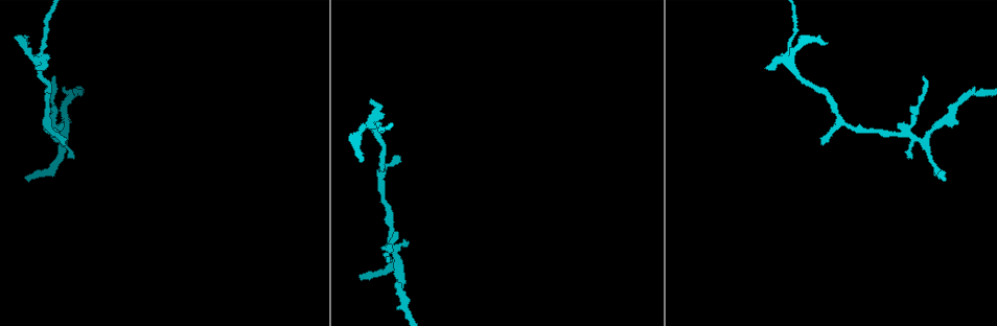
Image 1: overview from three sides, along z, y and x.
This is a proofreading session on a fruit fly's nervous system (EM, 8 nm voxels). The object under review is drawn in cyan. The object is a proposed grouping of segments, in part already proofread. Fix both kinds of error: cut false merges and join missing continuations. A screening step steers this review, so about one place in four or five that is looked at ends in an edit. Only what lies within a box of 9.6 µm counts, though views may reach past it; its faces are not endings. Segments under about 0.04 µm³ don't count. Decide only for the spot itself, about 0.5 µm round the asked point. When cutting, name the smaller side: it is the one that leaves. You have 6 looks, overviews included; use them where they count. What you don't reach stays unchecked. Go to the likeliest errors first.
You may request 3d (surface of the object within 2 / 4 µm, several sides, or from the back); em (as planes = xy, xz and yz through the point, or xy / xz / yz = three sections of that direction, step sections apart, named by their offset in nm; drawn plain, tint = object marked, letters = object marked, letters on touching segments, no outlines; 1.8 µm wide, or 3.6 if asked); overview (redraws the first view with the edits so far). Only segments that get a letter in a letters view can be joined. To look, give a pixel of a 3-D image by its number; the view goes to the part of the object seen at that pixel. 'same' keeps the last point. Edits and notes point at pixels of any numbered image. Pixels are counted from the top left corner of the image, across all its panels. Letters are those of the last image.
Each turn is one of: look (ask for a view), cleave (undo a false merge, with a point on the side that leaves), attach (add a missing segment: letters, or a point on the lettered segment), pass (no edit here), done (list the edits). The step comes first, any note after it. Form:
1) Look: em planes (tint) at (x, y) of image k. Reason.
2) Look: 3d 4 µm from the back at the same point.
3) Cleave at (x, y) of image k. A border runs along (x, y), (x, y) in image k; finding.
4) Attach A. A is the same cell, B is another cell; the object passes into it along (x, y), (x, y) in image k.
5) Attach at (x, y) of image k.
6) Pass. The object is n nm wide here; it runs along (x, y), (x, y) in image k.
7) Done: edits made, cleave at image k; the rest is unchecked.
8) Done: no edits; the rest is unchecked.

Look: em 3.6 µm planes (letters) at (371, 102) of image 1. Free end.

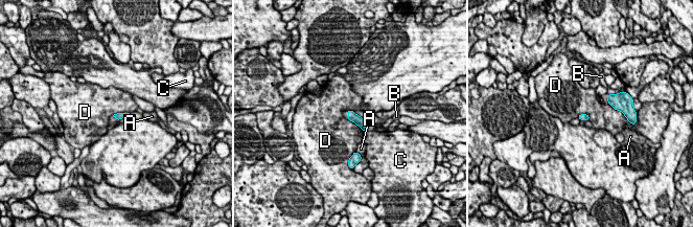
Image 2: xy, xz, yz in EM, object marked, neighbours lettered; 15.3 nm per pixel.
Pass. The object is 100 nm wide here; A, B, C and D are other cells; a border runs along (129, 112), (117, 112), (113, 115) in image 2; none of them fits.

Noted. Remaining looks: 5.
Look: em xz step 4 (tint) at (398, 155) of image 1. Tapers out.

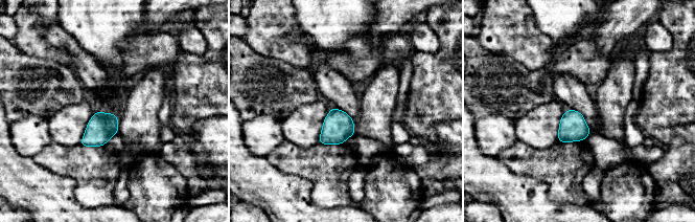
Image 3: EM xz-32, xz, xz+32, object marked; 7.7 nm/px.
Look: em planes (letters) at the same point. Another direction.

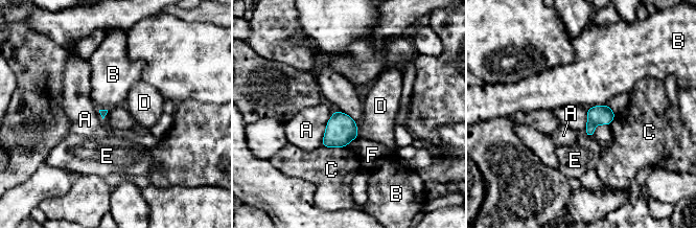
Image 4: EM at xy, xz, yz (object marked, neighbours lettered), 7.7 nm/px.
Pass. A, B, C, D, E and F are other cells; no lettered segment goes on from it.

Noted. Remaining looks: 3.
Look: em planes (letters) at (826, 43) of image 1. Branch stops here.

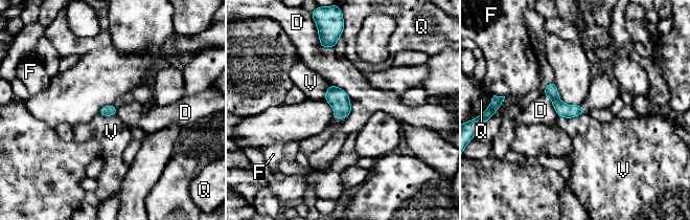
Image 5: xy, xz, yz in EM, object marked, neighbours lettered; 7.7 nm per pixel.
Pass. D, F, Q and V are other cells; no lettered segment goes on from it.

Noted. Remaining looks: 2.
Done: no edits; the rest is unchecked.

